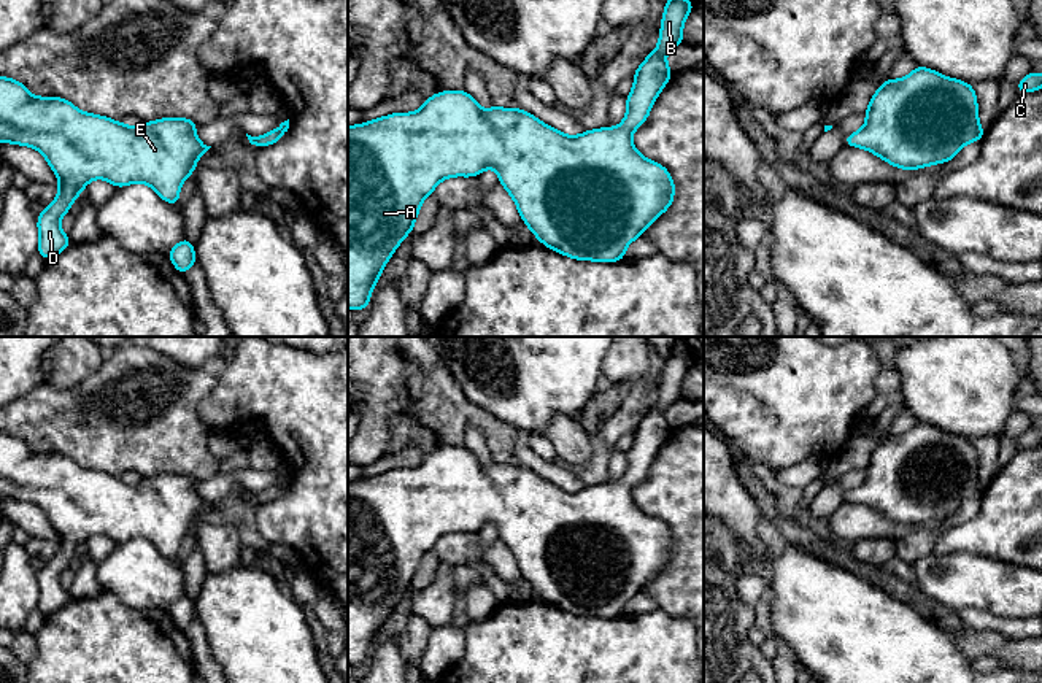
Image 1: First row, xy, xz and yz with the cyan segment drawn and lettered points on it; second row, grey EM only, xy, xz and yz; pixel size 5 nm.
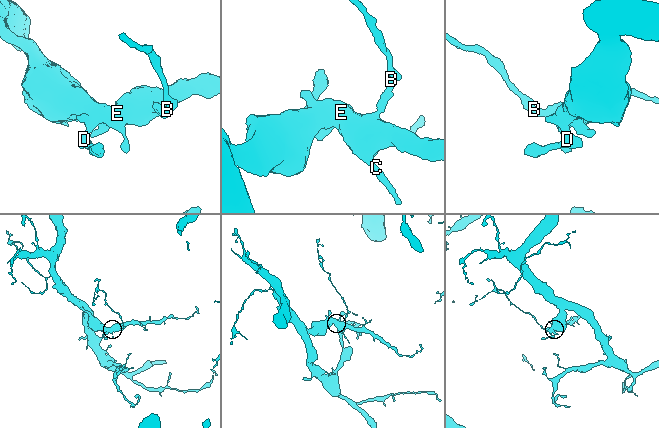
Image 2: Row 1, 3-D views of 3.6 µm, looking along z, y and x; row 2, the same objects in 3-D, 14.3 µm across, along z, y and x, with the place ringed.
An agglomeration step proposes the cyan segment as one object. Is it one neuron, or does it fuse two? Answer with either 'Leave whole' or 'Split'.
Leave whole

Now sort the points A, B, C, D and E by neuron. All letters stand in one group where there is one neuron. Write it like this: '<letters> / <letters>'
A B C D E

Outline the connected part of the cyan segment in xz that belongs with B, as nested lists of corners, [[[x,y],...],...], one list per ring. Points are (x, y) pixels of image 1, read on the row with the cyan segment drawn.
[[[691,0],[666,2],[658,48],[650,52],[648,57],[634,71],[634,87],[626,97],[627,113],[618,127],[592,129],[583,132],[581,135],[570,137],[546,125],[531,113],[519,108],[499,108],[492,105],[488,111],[483,111],[478,102],[464,89],[434,94],[415,113],[392,113],[389,116],[367,121],[359,125],[348,125],[348,310],[367,310],[372,291],[376,281],[381,278],[383,267],[392,257],[396,248],[415,229],[415,221],[419,213],[421,203],[426,197],[432,195],[437,184],[451,176],[477,178],[484,168],[494,168],[497,172],[499,183],[515,200],[521,219],[537,237],[537,240],[542,241],[546,248],[578,260],[619,262],[626,259],[624,251],[627,245],[639,238],[653,221],[656,221],[666,210],[670,208],[673,202],[675,183],[672,181],[669,170],[664,165],[643,157],[635,149],[635,146],[632,145],[632,132],[645,124],[656,97],[666,87],[669,78],[673,75],[666,62],[666,56],[670,49],[683,43],[683,24],[693,10],[694,5]]]

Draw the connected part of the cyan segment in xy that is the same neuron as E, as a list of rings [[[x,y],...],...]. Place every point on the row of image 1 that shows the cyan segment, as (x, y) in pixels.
[[[0,76],[0,143],[35,148],[59,178],[56,200],[37,216],[40,256],[49,260],[71,245],[60,229],[60,219],[92,179],[106,179],[116,189],[145,183],[167,203],[179,203],[183,181],[192,176],[199,157],[211,148],[197,138],[197,125],[187,118],[160,118],[129,127],[106,116],[84,113],[67,98],[33,97],[22,83]]]

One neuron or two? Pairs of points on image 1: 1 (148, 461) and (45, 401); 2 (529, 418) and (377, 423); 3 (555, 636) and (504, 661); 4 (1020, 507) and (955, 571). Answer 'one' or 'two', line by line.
1: one
2: two
3: one
4: two

